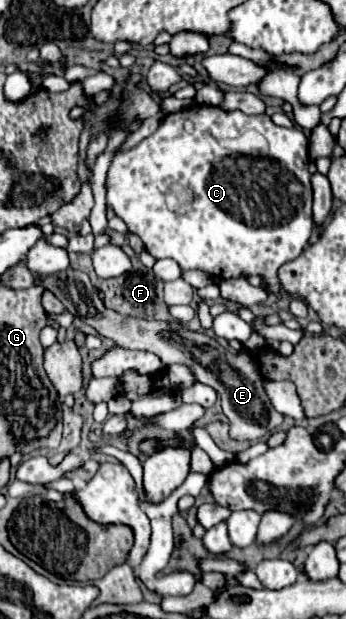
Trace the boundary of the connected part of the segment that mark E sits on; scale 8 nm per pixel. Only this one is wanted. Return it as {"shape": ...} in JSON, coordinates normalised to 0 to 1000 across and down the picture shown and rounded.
{"shape":[[[188,436],[165,443],[130,446],[130,465],[142,465],[188,494],[194,504],[234,514],[246,523],[269,527],[292,543],[327,549],[332,556],[379,565],[425,565],[454,572],[477,591],[523,588],[540,591],[564,611],[564,617],[610,624],[627,630],[645,656],[645,669],[662,675],[668,685],[668,708],[679,711],[772,711],[818,682],[818,669],[801,669],[789,662],[789,653],[777,649],[760,611],[743,598],[743,588],[720,575],[720,569],[668,569],[645,562],[616,543],[552,536],[535,523],[512,517],[460,520],[460,517],[419,517],[419,514],[373,514],[361,507],[338,507],[332,501],[315,501],[292,478],[280,475],[275,462],[263,459],[257,446],[228,436]]]}

